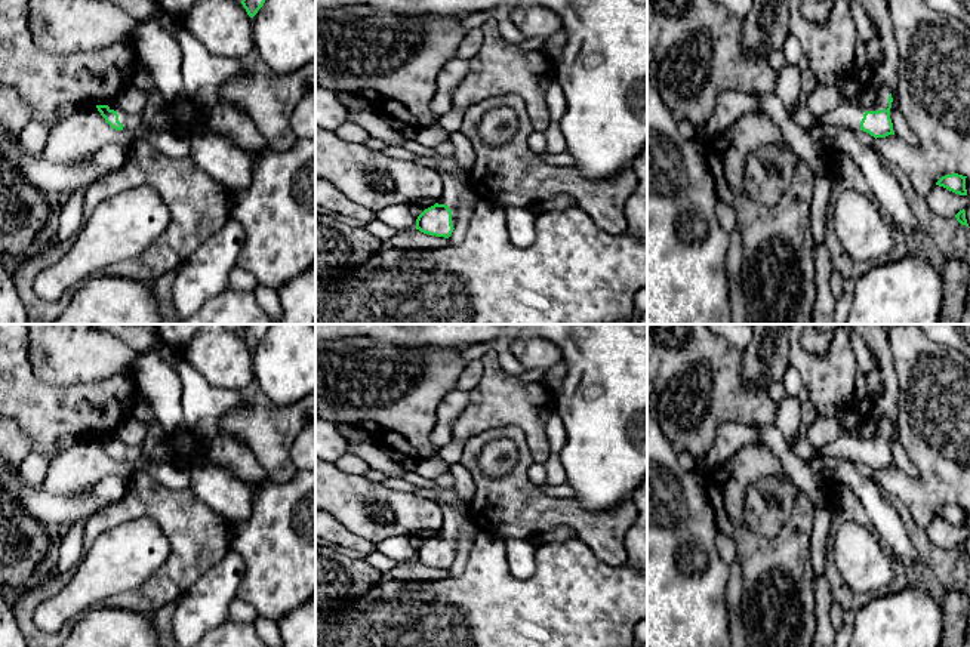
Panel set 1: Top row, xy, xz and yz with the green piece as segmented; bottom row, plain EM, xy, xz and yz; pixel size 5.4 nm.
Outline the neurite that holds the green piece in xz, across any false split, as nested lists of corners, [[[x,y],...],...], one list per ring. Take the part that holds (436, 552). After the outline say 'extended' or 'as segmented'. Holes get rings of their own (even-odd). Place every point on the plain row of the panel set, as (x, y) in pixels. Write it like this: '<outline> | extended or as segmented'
[[[438,503],[443,524],[437,534],[425,540],[416,551],[416,561],[424,566],[449,570],[456,558],[456,543],[462,534],[475,537],[481,530],[471,514],[462,514],[447,503]]] | extended

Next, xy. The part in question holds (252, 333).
[[[247,324],[241,332],[247,346],[253,349],[268,330],[268,324]]] | as segmented

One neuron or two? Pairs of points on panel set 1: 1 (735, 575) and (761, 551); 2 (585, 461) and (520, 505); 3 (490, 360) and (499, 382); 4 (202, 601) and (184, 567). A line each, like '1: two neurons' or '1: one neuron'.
1: two neurons
2: two neurons
3: one neuron
4: two neurons

